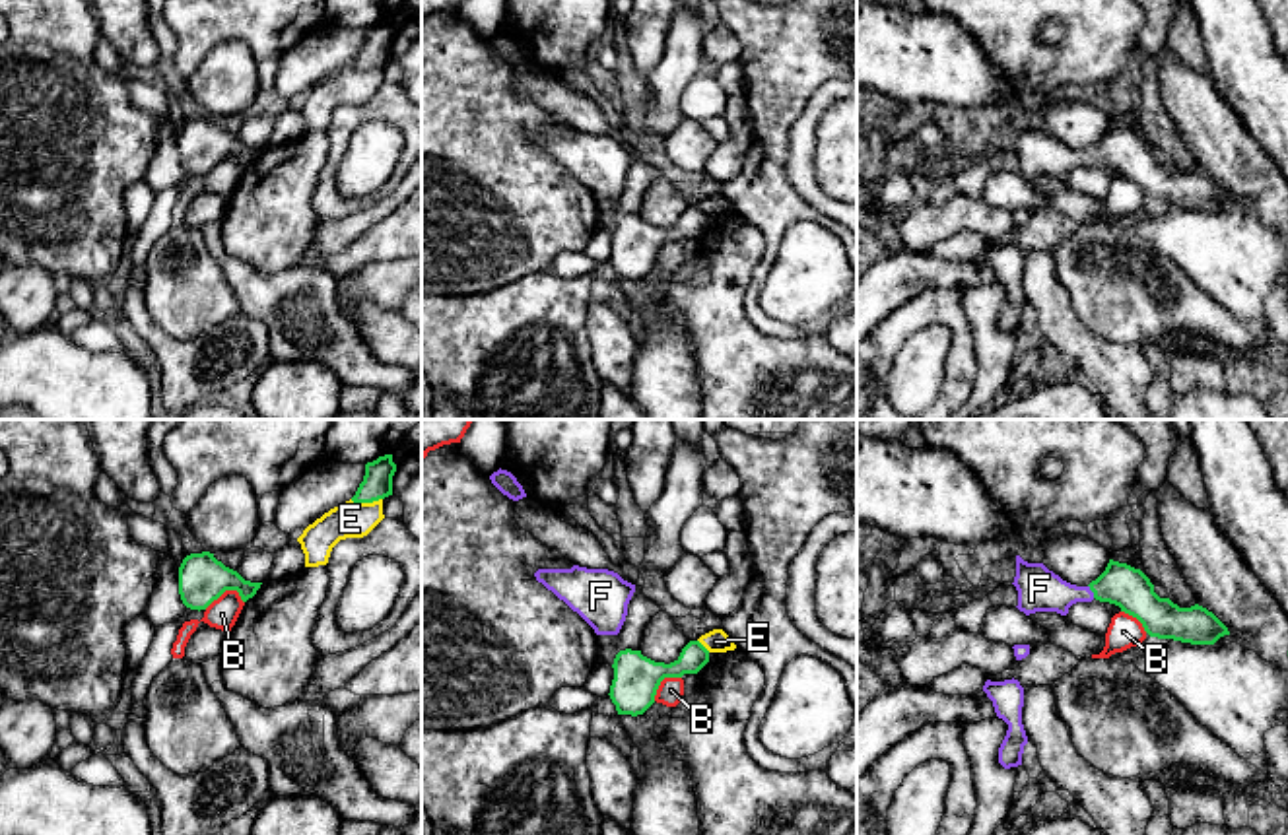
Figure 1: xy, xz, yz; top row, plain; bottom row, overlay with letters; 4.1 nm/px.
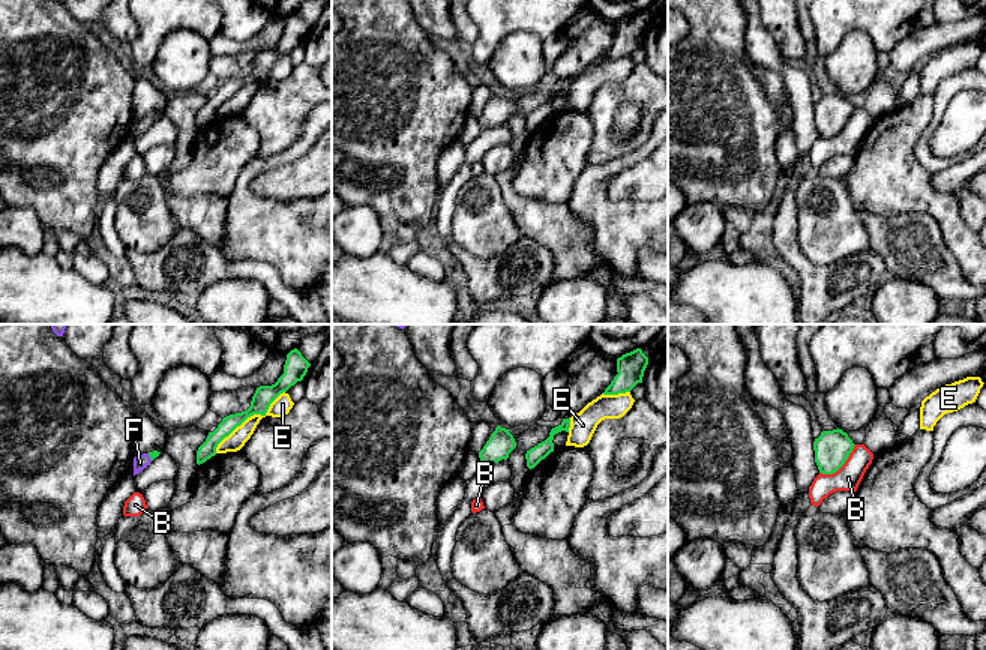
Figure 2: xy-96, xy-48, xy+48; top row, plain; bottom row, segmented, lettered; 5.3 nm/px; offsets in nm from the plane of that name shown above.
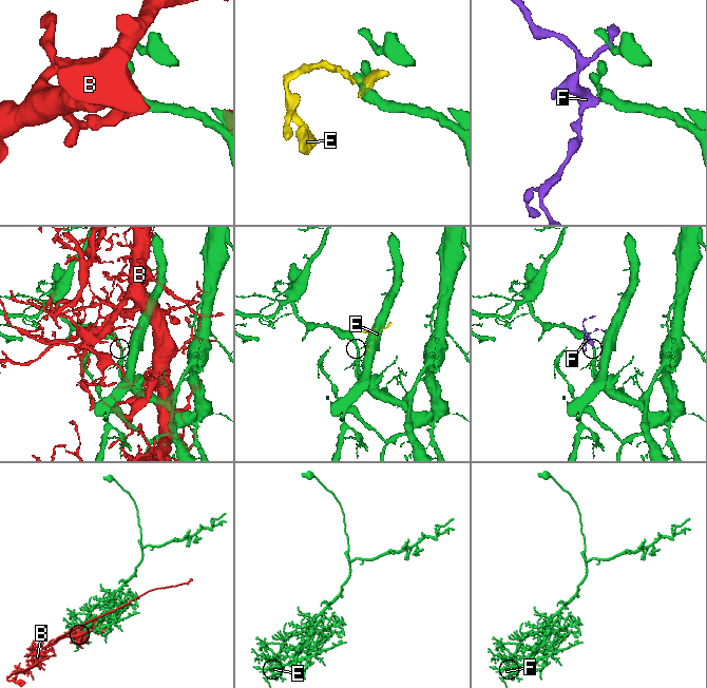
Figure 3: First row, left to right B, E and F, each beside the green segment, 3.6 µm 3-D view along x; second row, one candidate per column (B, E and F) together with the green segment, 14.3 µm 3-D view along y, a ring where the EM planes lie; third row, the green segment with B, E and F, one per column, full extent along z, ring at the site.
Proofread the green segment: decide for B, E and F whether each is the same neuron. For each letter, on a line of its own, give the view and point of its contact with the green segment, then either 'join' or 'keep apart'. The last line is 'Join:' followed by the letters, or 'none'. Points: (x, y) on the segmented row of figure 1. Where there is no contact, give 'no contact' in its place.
B: xy (224, 591) | keep apart
E: xy (366, 501) | keep apart
F: yz (1090, 589) | join
Join: F

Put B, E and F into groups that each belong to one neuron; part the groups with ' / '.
B / E / F

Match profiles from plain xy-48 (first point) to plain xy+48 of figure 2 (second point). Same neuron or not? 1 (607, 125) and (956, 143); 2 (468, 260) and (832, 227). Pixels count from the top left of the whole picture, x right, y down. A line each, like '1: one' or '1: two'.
1: two
2: two

